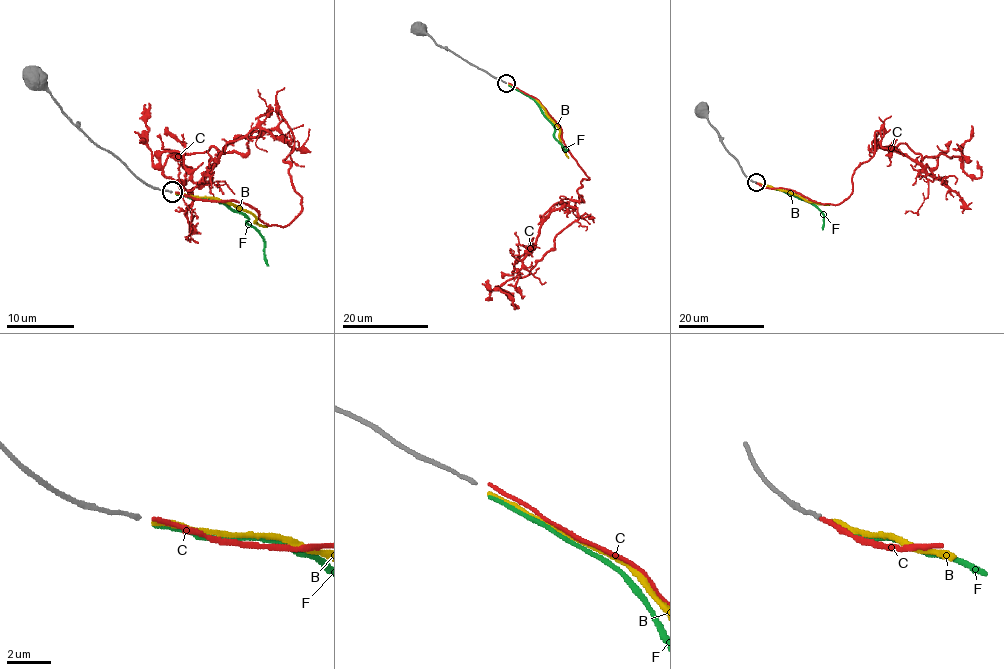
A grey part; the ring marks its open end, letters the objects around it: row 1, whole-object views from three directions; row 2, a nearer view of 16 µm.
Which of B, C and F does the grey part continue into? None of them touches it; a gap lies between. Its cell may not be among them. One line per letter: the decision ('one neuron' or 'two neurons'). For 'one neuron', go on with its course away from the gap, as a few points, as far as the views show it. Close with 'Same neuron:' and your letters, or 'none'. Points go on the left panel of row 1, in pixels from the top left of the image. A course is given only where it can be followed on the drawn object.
B: two neurons
C: two neurons
F: two neurons
Same neuron: none

